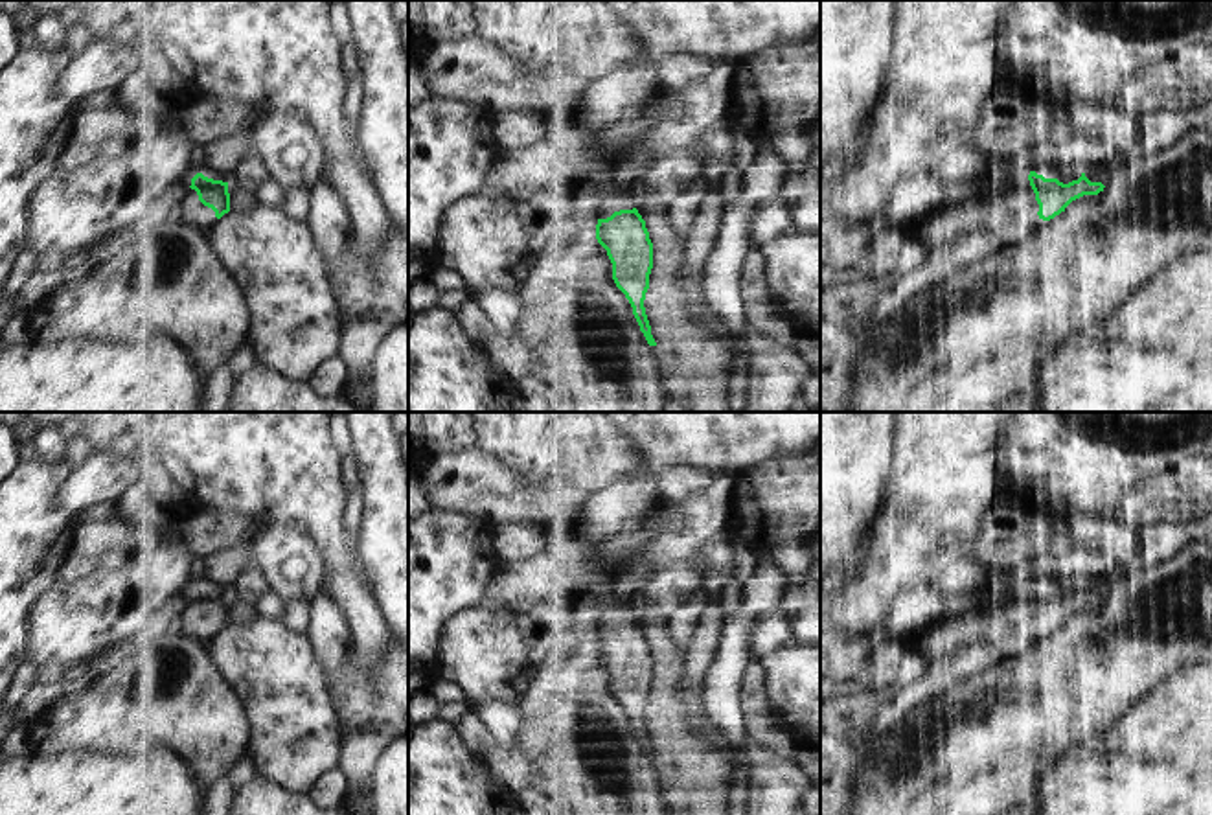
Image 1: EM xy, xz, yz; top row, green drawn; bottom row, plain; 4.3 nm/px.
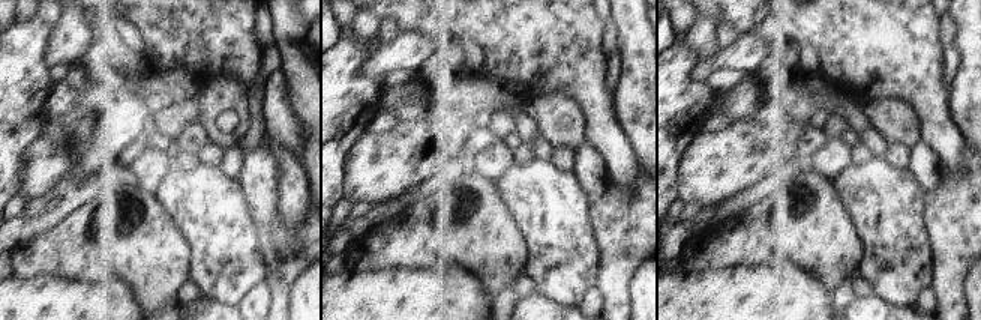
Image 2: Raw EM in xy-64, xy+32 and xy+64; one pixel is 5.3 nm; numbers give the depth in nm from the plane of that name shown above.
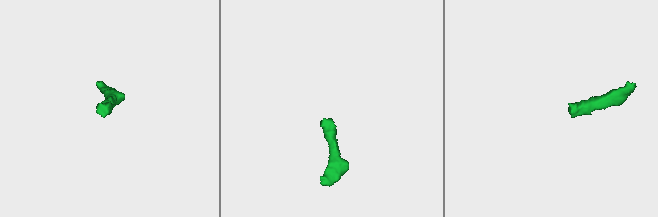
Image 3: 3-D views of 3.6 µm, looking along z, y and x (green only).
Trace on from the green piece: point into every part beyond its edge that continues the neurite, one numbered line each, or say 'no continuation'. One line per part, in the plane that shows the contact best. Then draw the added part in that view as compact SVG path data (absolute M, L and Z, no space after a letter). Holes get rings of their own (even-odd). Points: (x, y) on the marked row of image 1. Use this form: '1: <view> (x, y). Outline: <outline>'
1: yz (960, 227). Outline: M1021 177L1019 188L1004 197L980 191L951 199L916 228L914 239L925 256L925 267L914 280L943 272L989 243L1030 232L1039 219L1037 212L1028 177Z

